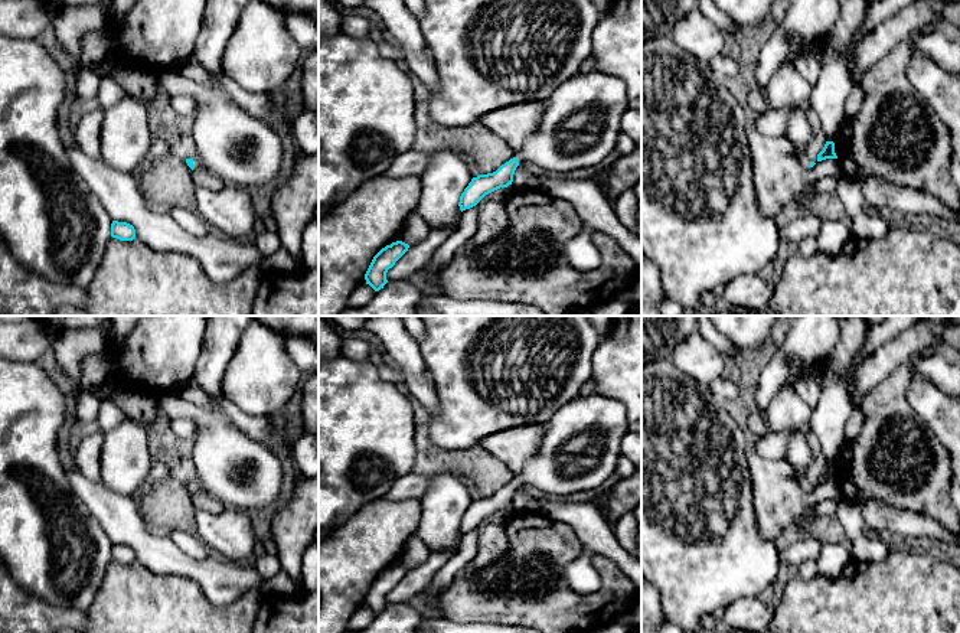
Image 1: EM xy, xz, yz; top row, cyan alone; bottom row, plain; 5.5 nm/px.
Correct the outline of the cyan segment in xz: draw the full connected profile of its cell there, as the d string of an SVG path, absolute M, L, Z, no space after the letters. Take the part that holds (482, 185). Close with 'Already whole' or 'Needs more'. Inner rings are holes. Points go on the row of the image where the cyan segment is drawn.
M595 69L577 74L546 99L541 123L528 136L522 150L496 172L471 179L460 196L460 211L512 185L522 161L555 173L594 169L615 149L621 117L627 110L623 79Z. Needs more

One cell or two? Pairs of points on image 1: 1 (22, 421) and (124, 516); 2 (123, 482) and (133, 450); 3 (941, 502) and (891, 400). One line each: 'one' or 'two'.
1: two
2: one
3: one

